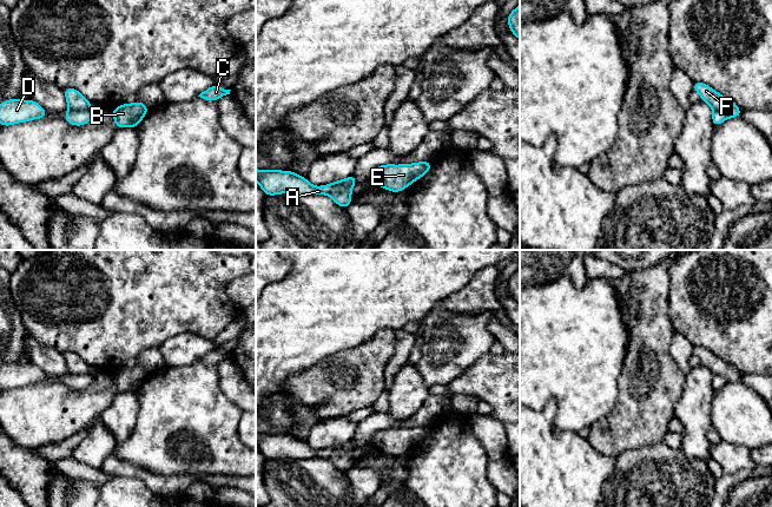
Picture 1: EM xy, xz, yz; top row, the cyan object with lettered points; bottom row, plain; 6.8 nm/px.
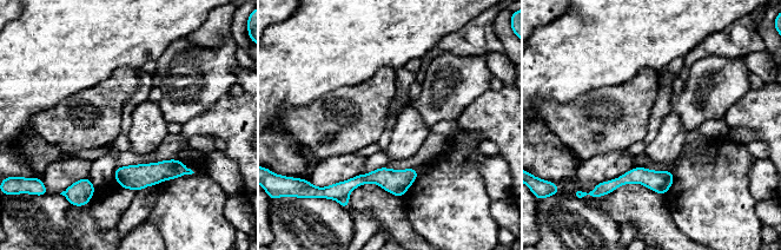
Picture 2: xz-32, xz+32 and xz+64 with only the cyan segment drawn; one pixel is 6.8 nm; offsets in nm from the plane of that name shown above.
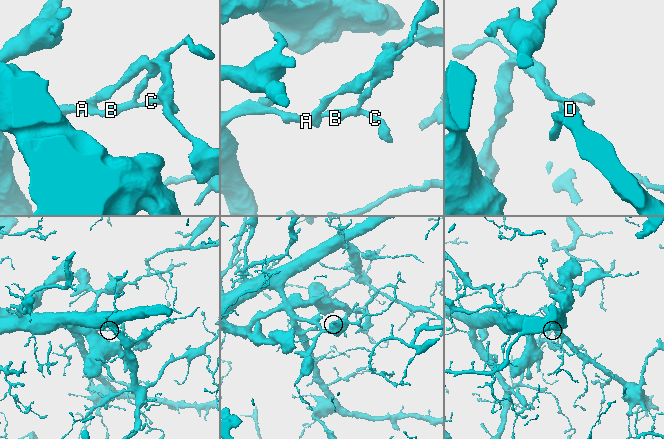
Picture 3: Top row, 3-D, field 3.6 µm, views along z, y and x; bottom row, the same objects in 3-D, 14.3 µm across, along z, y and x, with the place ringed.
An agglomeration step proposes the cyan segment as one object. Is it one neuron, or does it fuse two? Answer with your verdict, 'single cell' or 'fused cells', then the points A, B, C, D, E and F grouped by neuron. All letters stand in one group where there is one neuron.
fused cells | A B C D E / F

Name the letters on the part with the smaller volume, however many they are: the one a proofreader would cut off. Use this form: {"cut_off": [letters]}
{"cut_off": ["F"]}

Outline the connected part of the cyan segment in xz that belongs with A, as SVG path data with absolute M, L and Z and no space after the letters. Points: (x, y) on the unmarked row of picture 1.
M257 434L256 445L264 455L265 460L275 460L279 457L293 457L298 460L305 459L326 459L341 454L348 449L357 448L357 442L352 439L339 446L334 446L323 450L314 450L303 440L298 440L293 435L279 434Z

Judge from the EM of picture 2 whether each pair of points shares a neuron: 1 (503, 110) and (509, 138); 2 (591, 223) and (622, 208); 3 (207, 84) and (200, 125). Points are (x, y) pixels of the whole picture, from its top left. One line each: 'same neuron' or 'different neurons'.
1: same neuron
2: different neurons
3: different neurons

